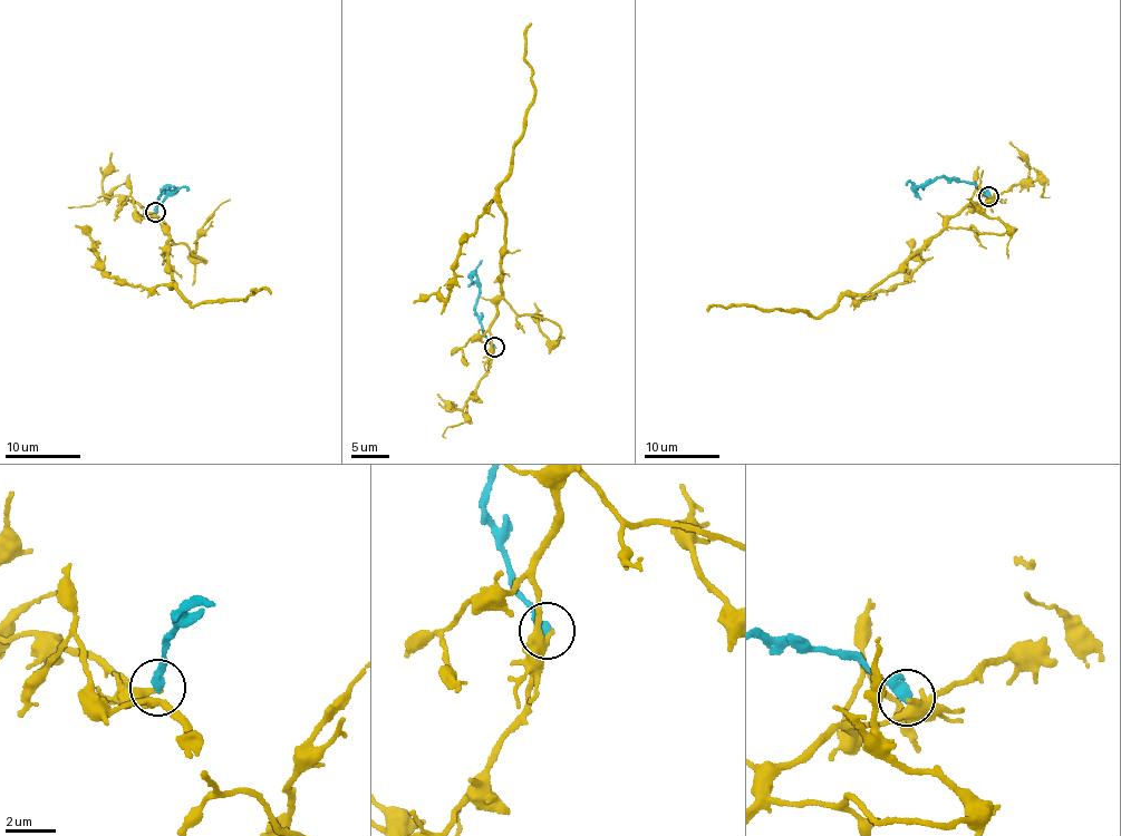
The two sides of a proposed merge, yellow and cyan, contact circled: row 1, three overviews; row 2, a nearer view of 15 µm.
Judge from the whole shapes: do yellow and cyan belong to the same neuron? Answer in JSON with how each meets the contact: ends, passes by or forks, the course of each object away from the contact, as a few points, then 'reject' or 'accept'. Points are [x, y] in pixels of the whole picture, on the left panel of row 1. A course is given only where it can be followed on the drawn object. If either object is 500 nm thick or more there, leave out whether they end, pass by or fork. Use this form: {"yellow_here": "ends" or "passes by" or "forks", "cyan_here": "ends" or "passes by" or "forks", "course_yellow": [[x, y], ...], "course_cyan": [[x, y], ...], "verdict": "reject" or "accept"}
{"yellow_here": "ends", "cyan_here": "ends", "course_yellow": [[155, 212], [170, 240], [171, 288], [193, 308], [255, 289], [271, 294]], "course_cyan": [[156, 211], [157, 196], [166, 192], [164, 188], [175, 187], [176, 191], [189, 188]], "verdict": "reject"}

